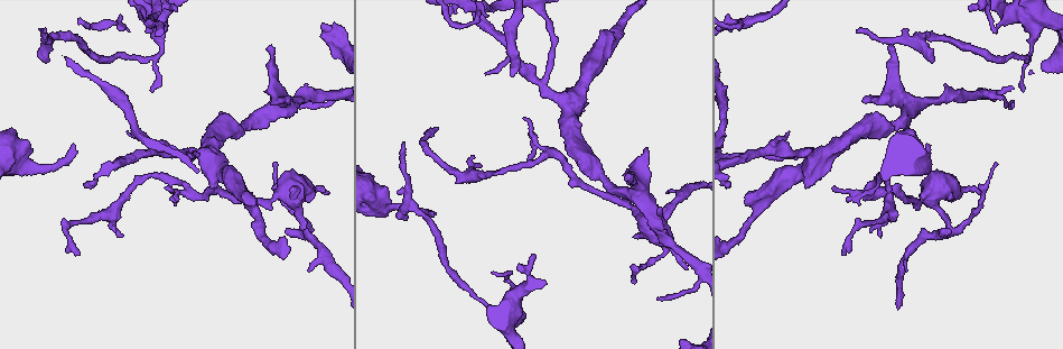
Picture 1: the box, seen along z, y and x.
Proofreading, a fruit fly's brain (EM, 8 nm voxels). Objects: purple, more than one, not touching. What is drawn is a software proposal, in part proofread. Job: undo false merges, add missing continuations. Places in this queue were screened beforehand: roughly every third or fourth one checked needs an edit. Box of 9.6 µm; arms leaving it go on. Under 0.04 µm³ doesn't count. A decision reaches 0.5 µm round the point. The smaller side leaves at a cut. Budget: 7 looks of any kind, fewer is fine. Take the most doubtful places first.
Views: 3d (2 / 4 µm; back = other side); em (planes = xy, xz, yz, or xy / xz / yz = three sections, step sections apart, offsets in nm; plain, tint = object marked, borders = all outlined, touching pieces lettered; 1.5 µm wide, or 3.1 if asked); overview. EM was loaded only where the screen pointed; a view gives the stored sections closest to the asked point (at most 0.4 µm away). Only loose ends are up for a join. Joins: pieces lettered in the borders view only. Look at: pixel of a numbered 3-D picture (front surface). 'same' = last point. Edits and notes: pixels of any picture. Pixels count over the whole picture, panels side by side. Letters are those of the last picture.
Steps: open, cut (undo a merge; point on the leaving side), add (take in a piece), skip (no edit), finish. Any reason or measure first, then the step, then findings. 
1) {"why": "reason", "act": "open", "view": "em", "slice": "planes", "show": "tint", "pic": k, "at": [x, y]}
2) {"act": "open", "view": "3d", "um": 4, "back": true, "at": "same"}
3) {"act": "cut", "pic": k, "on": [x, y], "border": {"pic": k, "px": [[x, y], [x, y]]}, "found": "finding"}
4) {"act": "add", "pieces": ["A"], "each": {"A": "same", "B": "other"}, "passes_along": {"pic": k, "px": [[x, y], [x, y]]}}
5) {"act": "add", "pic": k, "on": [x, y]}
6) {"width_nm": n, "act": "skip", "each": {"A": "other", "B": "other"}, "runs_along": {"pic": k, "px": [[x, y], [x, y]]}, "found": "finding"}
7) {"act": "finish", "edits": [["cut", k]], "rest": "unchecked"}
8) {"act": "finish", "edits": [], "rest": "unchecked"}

{"why": "free end", "act": "open", "view": "em", "slice": "yz", "step": 4, "show": "borders", "pic": 1, "at": [435, 214]}

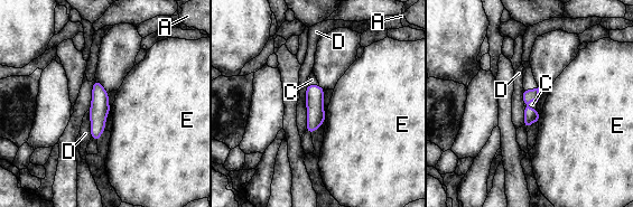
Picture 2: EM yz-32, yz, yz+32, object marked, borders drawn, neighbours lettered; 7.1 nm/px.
{"act": "add", "pieces": ["C"], "each": {"A": "other", "C": "same", "D": "other", "E": "other"}, "found": "it goes on there"}

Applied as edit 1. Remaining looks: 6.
{"act": "open", "view": "overview"}

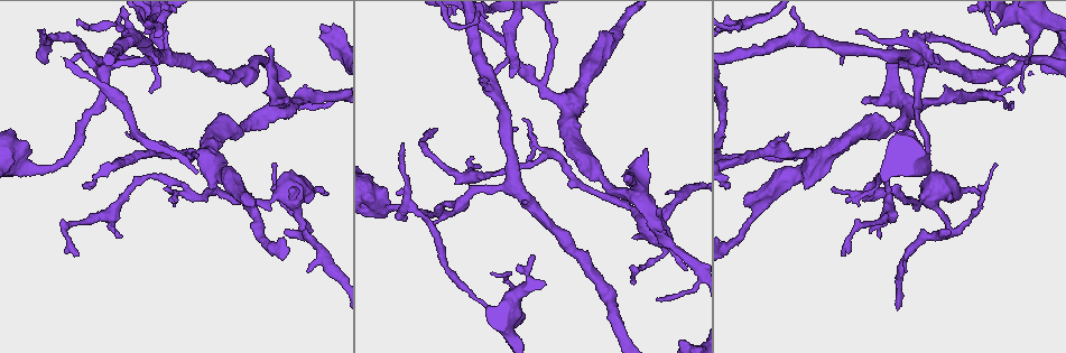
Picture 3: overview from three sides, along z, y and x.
{"why": "an open end", "act": "open", "view": "3d", "um": 4, "pic": 3, "at": [831, 188]}

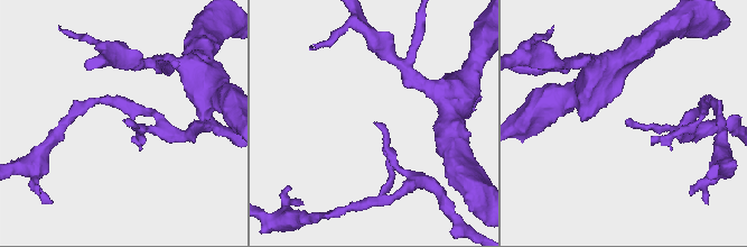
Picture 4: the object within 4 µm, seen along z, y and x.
{"act": "open", "view": "em", "slice": "yz", "step": 8, "show": "borders", "pic": 4, "at": [627, 120]}

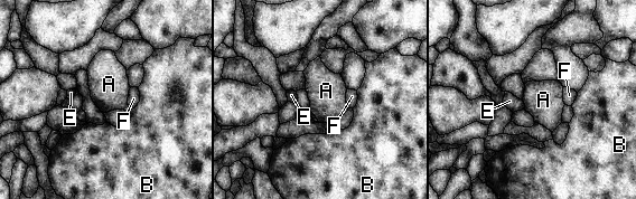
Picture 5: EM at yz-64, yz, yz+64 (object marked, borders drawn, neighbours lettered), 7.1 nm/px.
{"act": "open", "view": "em", "slice": "planes", "show": "borders", "at": "same"}

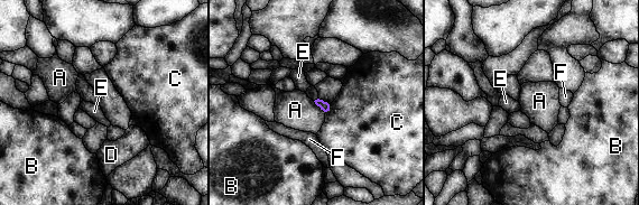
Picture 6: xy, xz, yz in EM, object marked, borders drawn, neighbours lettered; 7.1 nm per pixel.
{"act": "skip", "each": {"A": "other", "B": "other", "C": "other", "D": "other", "E": "other", "F": "other"}, "border": {"pic": 6, "px": [[331, 103], [331, 110], [325, 114]]}, "found": "no lettered piece goes on from it"}

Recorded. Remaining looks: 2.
{"act": "finish", "edits": [["add", 2]], "rest": "unchecked"}

